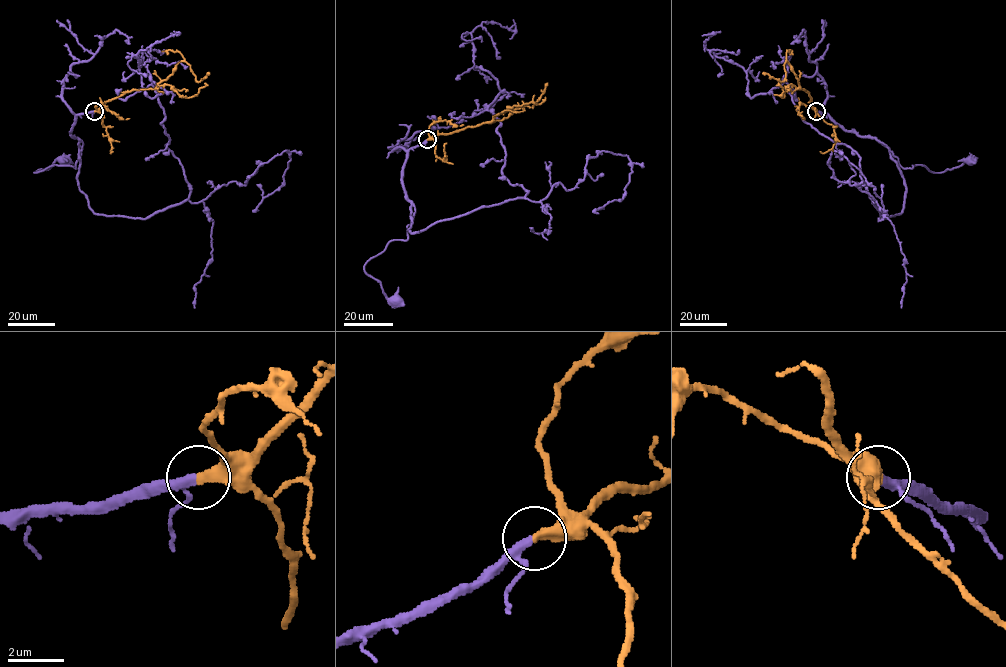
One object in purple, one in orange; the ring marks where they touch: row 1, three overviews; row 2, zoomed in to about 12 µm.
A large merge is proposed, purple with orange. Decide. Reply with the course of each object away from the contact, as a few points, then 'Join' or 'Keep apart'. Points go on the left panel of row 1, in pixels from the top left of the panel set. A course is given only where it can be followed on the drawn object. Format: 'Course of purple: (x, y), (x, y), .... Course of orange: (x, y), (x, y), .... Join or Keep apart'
Course of purple: (94, 111), (79, 114), (70, 131), (83, 143), (76, 168), (51, 165), (34, 173), (63, 160). Course of orange: (95, 111), (126, 92), (154, 88), (181, 61), (190, 65), (197, 81), (209, 73). Join

